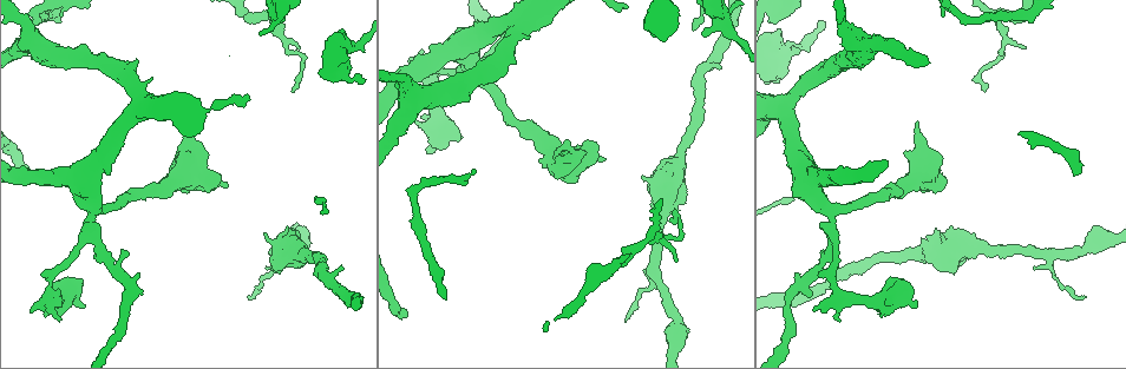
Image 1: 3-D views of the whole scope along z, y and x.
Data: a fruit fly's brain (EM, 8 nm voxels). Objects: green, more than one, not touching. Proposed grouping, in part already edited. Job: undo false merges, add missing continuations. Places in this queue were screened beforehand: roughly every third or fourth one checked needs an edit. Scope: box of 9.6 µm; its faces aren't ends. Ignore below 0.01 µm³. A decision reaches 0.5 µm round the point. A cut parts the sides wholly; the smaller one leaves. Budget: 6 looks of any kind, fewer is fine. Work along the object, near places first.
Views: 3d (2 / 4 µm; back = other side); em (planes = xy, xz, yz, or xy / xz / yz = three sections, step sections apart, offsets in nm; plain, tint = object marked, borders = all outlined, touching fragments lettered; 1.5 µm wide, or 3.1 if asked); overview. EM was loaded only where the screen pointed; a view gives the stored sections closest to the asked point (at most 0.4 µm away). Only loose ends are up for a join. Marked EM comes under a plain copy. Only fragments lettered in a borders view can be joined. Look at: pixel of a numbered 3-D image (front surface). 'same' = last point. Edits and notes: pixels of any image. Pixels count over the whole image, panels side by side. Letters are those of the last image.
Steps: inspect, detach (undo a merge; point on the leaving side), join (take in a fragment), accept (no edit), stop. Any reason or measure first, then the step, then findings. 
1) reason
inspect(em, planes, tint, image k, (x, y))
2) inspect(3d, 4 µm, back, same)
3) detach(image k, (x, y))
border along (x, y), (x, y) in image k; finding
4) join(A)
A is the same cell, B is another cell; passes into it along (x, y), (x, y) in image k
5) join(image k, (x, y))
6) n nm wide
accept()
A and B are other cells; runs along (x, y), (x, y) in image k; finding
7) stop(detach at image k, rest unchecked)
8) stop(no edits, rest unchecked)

branch stops here
inspect(3d, 2 µm, image 1, (800, 51))

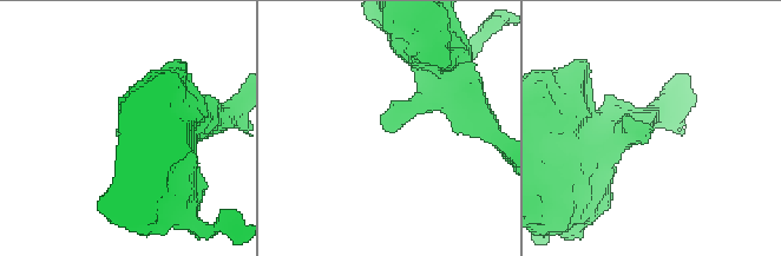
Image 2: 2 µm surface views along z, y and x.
shape alone is not enough
inspect(em, planes, borders, image 2, (382, 123))

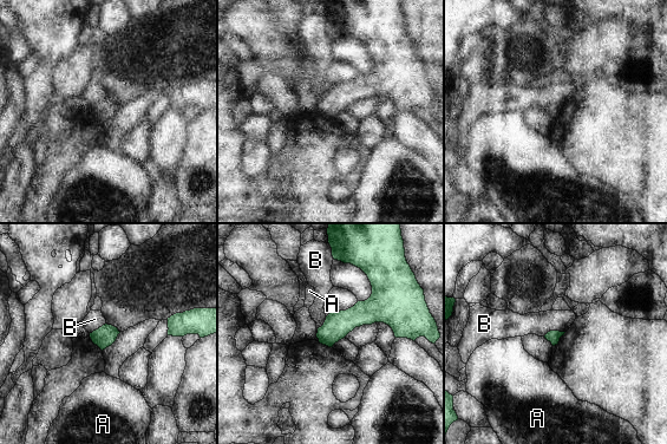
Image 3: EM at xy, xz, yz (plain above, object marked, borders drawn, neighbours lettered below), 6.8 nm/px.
accept()
A and B are other cells; border along (564, 331), (548, 331), (543, 335) in image 3; none of them fits

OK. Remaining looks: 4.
an open end
inspect(3d, 2 µm, image 1, (1073, 176))

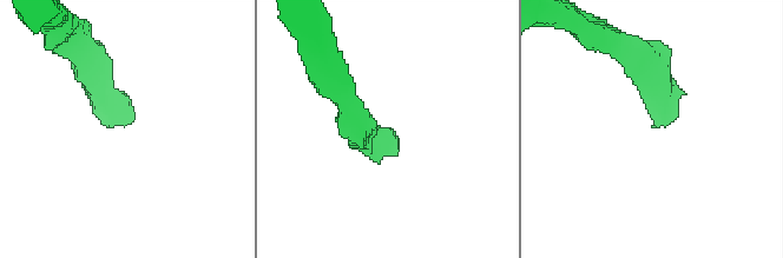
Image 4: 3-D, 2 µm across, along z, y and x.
now the EM
inspect(em, planes, borders, image 4, (391, 131))

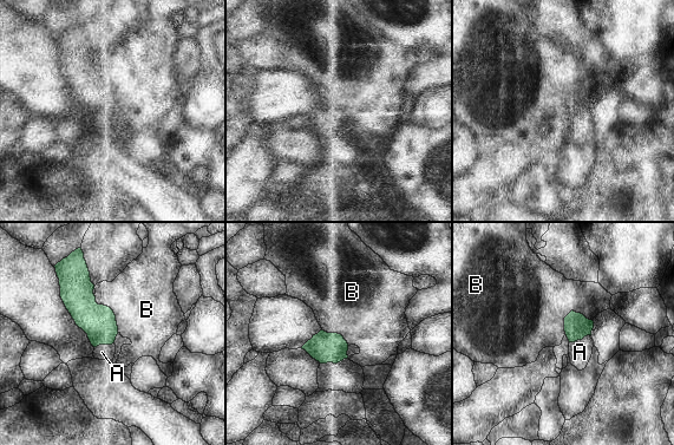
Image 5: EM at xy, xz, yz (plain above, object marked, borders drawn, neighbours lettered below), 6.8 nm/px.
join(image 5, (580, 352))
A is the same cell, B is another cell; passes into it along (576, 326), (578, 339), (580, 352) in image 5; it goes on there

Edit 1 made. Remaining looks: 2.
branch stops here
inspect(3d, 4 µm, image 1, (626, 318))

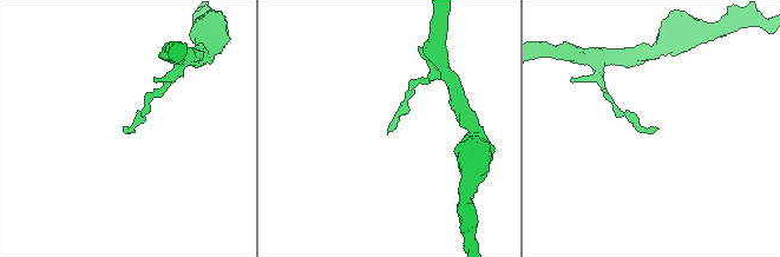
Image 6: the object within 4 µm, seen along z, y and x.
shape alone is not enough
inspect(em, planes, borders, image 6, (655, 128))

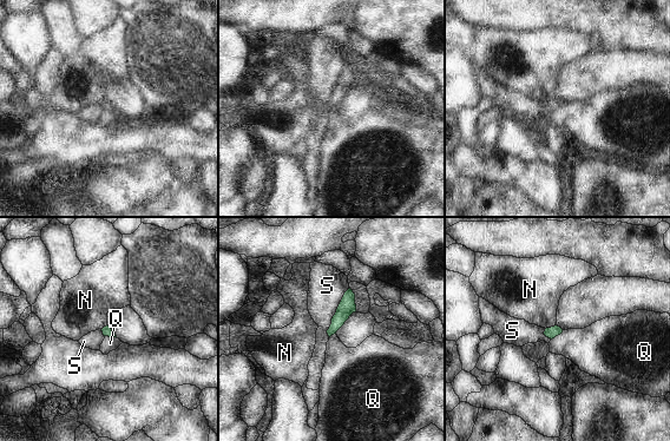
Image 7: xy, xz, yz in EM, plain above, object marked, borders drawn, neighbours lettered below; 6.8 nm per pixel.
S touches over 360 nm
accept()
N, Q and S are other cells; none of them fits

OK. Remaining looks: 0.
stop(join at image 5, rest unchecked)

